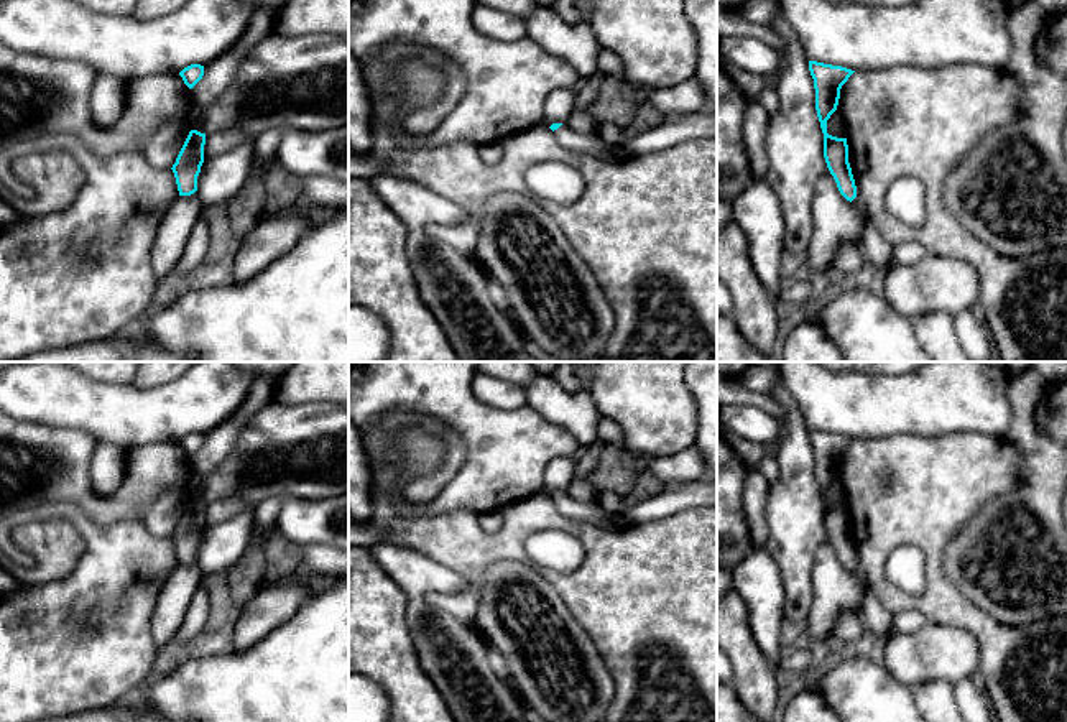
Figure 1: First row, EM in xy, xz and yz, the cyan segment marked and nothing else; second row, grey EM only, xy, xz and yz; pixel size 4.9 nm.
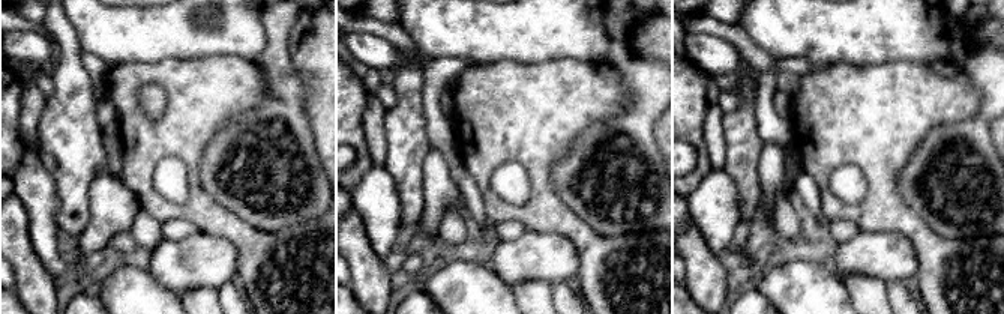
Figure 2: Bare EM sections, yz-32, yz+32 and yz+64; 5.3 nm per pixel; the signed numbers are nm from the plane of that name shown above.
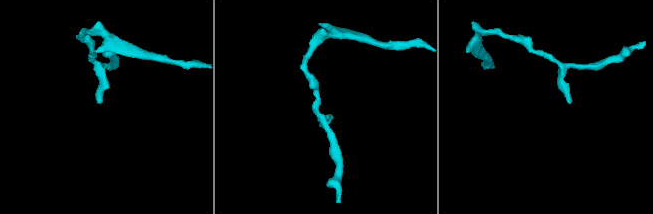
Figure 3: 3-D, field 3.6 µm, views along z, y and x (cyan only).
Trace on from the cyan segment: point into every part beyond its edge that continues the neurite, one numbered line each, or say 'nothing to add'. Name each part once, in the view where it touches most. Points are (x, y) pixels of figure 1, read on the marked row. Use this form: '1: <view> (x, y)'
1: xz (594, 145)

